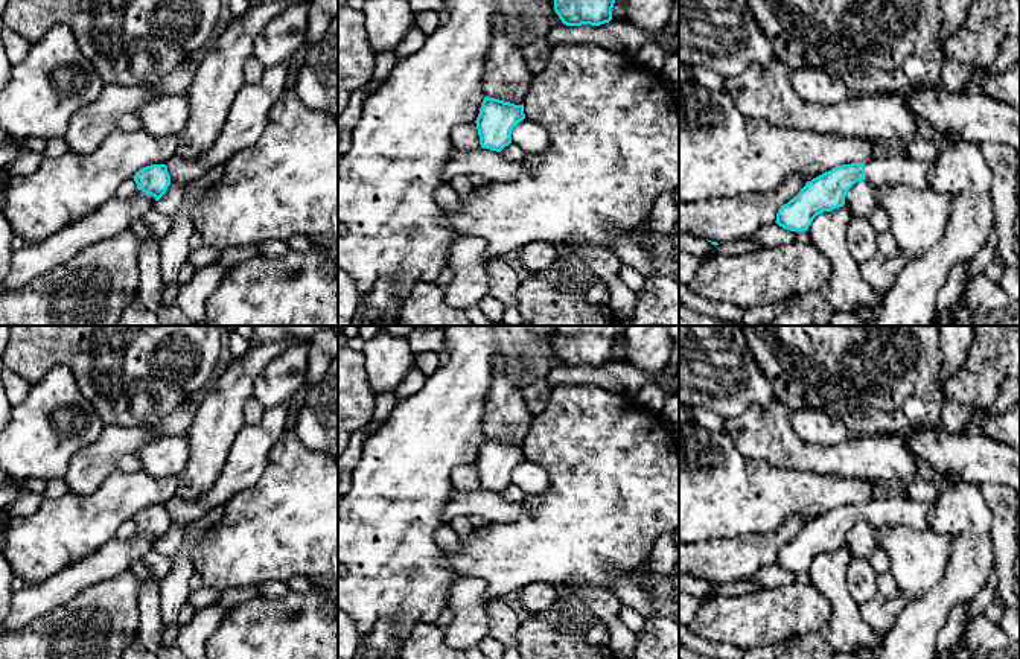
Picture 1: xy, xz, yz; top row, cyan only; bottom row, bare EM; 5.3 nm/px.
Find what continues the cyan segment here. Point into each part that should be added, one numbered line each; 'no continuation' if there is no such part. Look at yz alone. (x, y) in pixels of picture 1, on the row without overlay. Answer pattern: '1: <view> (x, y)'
1: yz (886, 509)

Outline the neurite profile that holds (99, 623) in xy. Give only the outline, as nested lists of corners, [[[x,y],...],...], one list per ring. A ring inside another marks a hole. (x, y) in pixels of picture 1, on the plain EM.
[[[128,569],[12,633],[0,635],[0,659],[120,659],[137,638],[139,581]]]

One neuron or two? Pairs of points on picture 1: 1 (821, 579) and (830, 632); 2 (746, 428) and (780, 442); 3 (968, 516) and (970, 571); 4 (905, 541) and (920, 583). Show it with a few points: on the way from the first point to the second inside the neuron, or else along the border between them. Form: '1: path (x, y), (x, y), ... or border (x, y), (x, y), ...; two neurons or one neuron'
1: path (835, 592), (838, 595), (838, 618); one neuron
2: path (754, 432), (764, 432), (772, 439); one neuron
3: border (988, 533), (959, 533), (953, 538); two neurons
4: path (911, 551), (918, 559), (918, 573); one neuron

